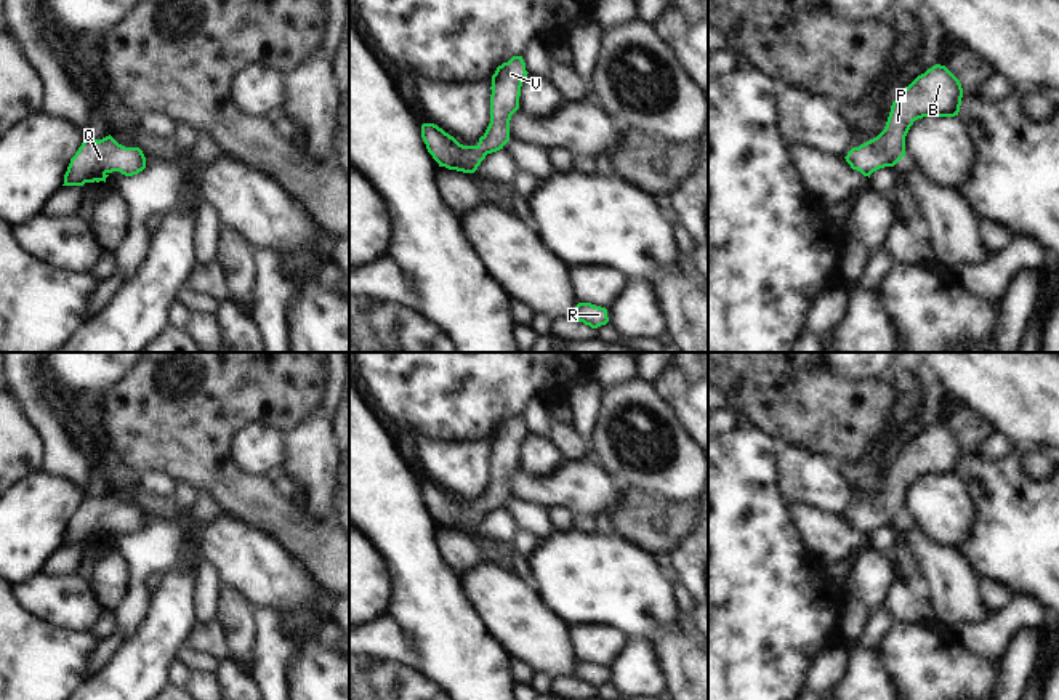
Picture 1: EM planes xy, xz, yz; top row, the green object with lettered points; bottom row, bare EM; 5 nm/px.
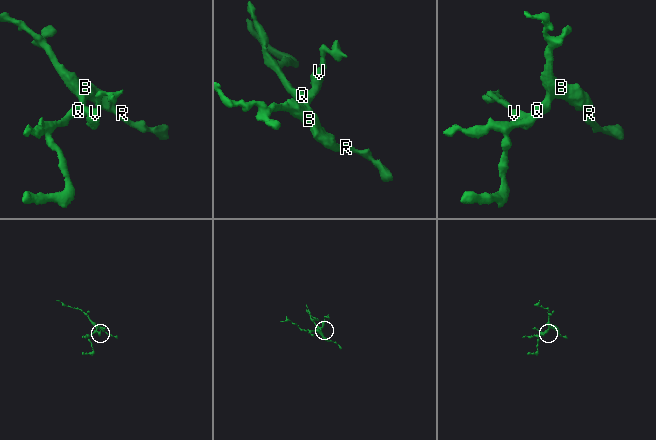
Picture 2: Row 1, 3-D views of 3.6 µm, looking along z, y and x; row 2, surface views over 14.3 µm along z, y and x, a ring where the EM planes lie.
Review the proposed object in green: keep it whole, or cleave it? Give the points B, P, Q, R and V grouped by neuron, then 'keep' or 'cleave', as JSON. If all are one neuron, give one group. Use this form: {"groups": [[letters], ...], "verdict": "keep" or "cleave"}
{"groups": [["B", "P", "Q", "R", "V"]], "verdict": "keep"}

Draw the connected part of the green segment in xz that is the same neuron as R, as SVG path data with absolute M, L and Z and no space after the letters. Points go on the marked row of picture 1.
M578 303L570 319L583 322L585 325L590 325L591 328L598 328L609 322L607 309L601 306L594 306L591 303Z

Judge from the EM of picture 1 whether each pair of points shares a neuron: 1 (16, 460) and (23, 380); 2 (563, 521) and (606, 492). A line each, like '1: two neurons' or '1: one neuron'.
1: two neurons
2: two neurons

